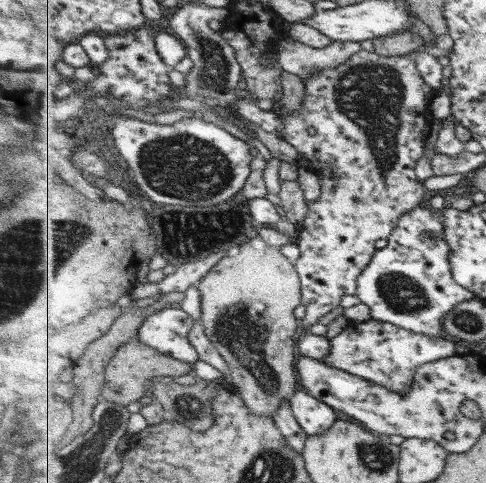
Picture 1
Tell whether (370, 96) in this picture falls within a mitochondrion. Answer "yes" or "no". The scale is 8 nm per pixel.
yes

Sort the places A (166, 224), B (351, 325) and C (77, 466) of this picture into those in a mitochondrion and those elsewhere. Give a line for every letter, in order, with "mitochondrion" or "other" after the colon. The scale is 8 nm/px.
A: mitochondrion
B: other
C: mitochondrion

